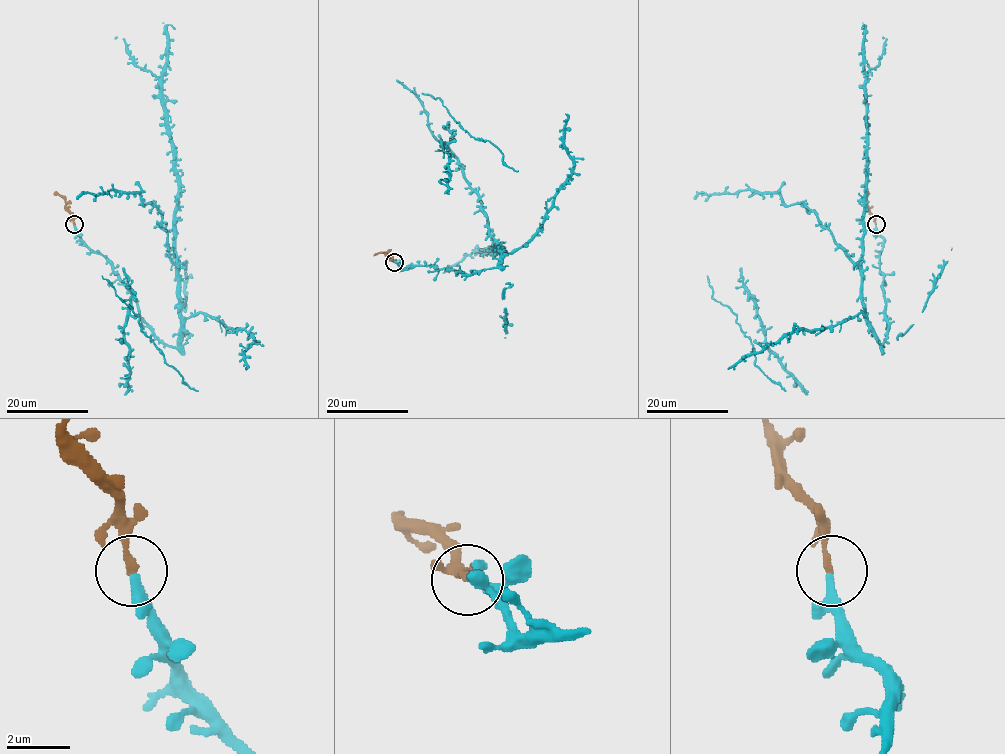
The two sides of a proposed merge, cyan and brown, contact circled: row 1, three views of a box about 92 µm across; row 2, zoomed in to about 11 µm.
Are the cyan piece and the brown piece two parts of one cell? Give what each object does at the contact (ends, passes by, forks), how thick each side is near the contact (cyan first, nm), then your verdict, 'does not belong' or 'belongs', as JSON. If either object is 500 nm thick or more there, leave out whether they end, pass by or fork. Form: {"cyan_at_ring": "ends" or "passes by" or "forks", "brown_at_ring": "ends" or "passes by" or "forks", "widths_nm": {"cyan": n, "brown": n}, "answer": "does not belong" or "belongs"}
{"cyan_at_ring": "ends", "brown_at_ring": "ends", "widths_nm": {"cyan": 320, "brown": 220}, "answer": "belongs"}

